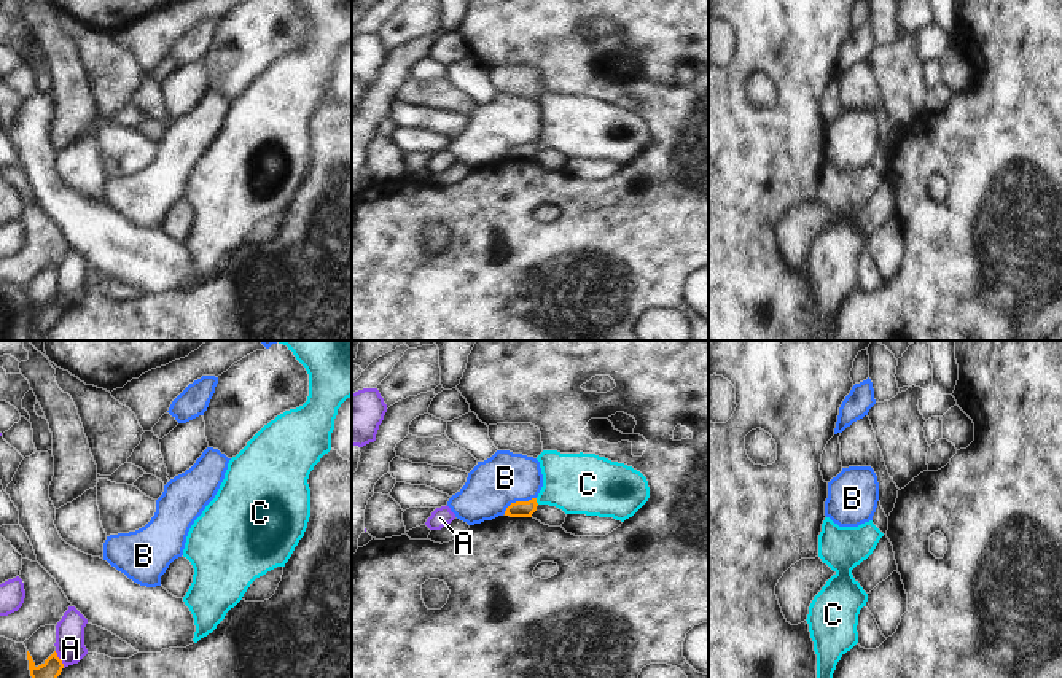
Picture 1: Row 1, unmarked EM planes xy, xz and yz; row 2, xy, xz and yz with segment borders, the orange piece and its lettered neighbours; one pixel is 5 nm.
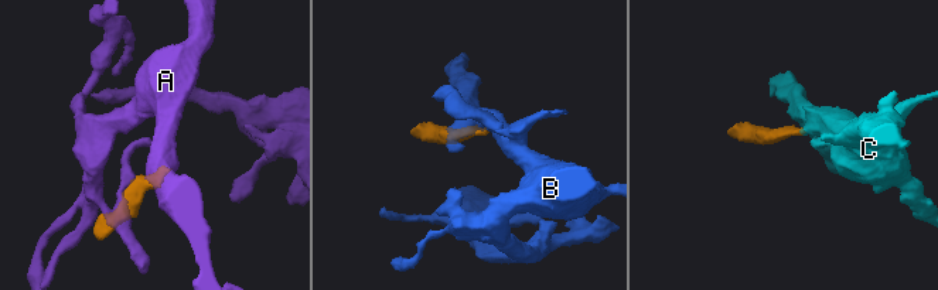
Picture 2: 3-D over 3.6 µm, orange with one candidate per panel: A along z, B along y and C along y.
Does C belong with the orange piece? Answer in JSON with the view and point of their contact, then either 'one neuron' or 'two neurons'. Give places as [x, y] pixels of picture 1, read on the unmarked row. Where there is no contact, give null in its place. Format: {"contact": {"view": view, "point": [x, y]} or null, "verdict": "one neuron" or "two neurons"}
{"contact": {"view": "xz", "point": [535, 145]}, "verdict": "one neuron"}

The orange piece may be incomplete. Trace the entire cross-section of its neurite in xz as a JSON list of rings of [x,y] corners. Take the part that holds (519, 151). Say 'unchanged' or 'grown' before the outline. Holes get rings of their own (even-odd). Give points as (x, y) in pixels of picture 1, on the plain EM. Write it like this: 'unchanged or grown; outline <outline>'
grown; outline [[[543,94],[537,103],[543,118],[543,131],[538,140],[529,145],[511,146],[505,159],[532,161],[538,148],[549,148],[562,153],[565,158],[613,161],[624,166],[650,142],[646,121],[624,107],[611,105],[595,97],[560,97],[557,94]]]

